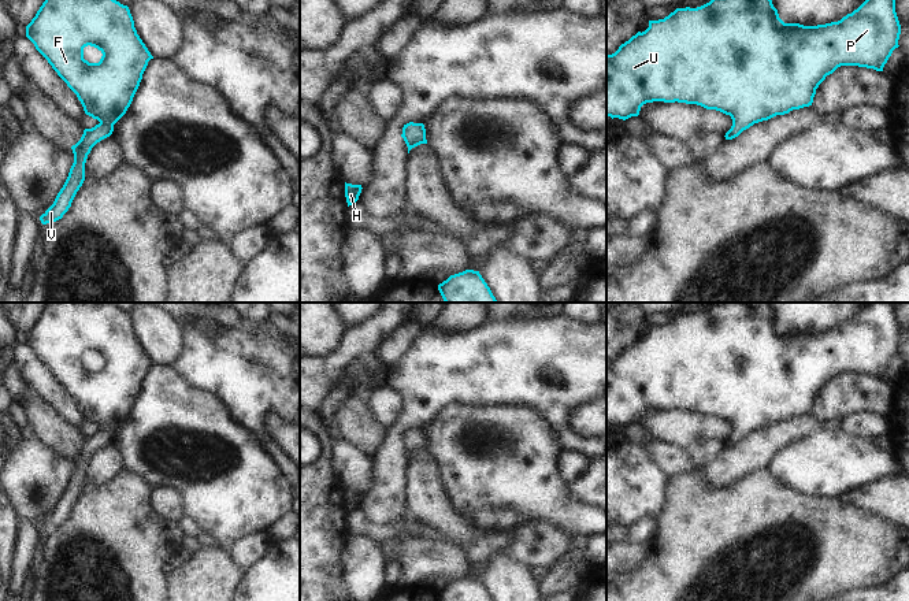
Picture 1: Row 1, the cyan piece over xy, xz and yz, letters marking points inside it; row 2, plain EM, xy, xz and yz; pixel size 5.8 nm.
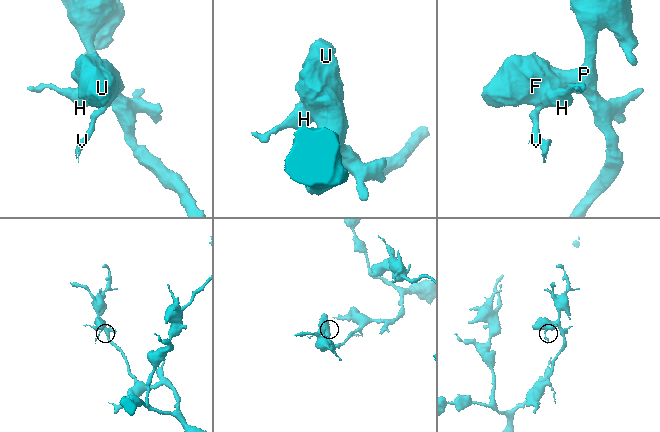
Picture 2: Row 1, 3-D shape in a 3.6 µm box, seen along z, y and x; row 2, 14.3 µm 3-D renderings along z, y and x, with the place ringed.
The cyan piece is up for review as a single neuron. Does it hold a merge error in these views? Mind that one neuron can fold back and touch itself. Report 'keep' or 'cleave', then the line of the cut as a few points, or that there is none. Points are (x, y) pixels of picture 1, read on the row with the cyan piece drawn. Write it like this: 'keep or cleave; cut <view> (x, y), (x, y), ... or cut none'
keep; cut none

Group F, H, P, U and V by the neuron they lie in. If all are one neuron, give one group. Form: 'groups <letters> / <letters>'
groups F H P U V

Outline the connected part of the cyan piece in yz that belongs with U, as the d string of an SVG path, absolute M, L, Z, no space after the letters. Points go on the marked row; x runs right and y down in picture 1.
M710 0L697 8L676 8L664 19L649 21L649 27L645 31L638 31L628 41L622 44L615 53L606 55L606 116L626 120L631 116L638 116L641 107L653 101L697 104L706 110L716 110L730 115L732 126L724 137L726 140L732 140L754 123L768 120L776 115L789 114L793 110L812 105L819 85L827 75L832 74L841 66L858 66L883 71L883 67L893 51L899 47L899 34L901 25L895 12L895 0L865 0L857 10L847 14L841 21L817 26L784 23L779 18L772 0Z

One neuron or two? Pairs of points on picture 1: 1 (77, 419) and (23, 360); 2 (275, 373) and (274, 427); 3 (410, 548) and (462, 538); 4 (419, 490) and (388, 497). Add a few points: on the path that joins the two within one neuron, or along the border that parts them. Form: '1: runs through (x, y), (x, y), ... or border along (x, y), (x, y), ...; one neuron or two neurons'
1: runs through (65, 404), (37, 375); one neuron
2: border along (270, 410), (264, 416), (264, 430), (277, 444); two neurons
3: border along (452, 542), (463, 552); two neurons
4: border along (408, 463), (405, 468), (405, 509); two neurons

